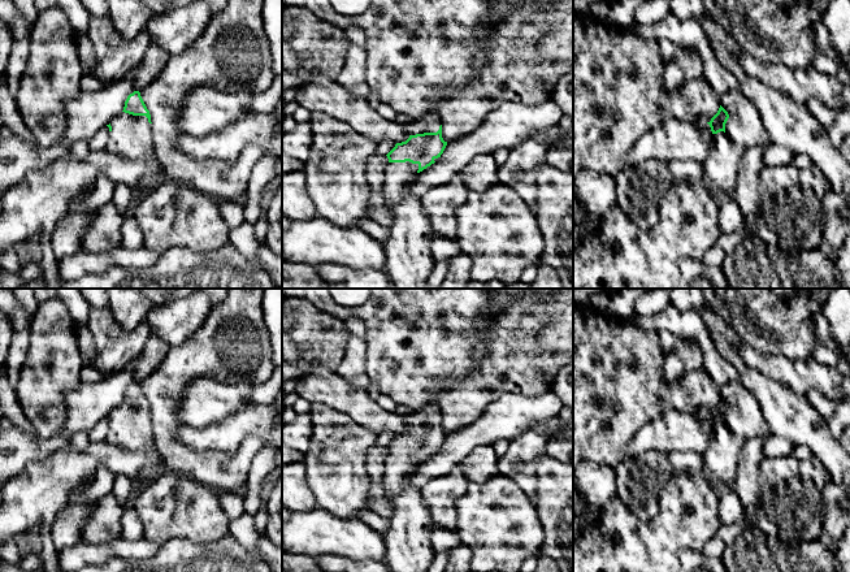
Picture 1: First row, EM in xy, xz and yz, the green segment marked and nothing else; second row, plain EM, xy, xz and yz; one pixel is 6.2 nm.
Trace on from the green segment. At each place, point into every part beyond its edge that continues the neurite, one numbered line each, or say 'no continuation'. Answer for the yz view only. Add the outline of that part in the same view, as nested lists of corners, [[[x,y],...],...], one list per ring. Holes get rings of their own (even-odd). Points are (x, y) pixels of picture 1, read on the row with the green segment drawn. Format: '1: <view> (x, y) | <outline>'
1: yz (673, 139) | [[[664,118],[660,125],[646,129],[626,155],[626,161],[628,165],[634,168],[641,168],[650,159],[655,159],[659,162],[669,162],[672,160],[703,162],[710,153],[712,139],[714,134],[704,120],[690,122],[677,118]]]

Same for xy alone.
1: xy (131, 135) | [[[122,112],[110,121],[112,131],[105,146],[108,152],[125,157],[148,157],[155,153],[152,124],[146,116]]]

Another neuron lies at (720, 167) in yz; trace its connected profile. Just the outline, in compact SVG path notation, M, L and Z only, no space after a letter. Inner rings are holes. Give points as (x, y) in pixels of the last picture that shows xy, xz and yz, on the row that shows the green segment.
M727 133L714 134L710 153L702 162L704 178L715 183L728 196L733 196L742 156L743 150L733 143Z

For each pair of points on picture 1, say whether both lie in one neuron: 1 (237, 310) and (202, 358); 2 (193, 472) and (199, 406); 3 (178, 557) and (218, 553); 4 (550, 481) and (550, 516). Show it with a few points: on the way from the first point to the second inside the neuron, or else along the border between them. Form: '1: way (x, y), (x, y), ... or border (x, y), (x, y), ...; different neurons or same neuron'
1: way (222, 316), (215, 325), (211, 343); same neuron
2: border (181, 394), (181, 420), (185, 424); different neurons
3: way (189, 557), (208, 557); same neuron
4: way (550, 490), (550, 507); same neuron

